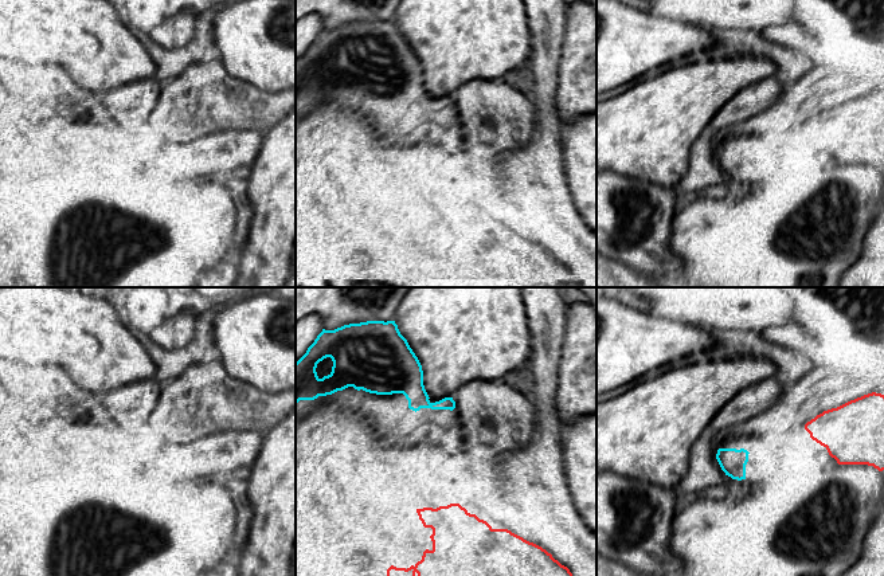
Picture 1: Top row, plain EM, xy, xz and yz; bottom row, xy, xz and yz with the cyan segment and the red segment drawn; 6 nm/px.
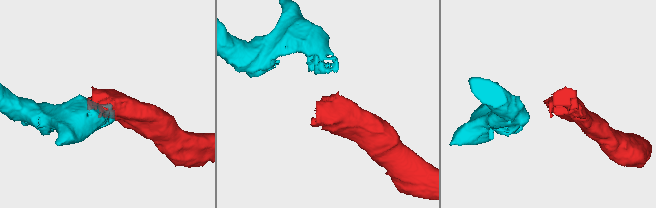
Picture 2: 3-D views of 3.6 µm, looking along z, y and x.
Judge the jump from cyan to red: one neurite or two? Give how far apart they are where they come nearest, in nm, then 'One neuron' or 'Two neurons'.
Distance 360 nm. One neuron

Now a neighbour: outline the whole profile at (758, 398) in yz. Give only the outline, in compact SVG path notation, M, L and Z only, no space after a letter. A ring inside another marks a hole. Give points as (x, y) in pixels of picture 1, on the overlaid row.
M774 377L744 388L715 415L708 430L728 430L768 411L783 396L783 389L785 385Z

